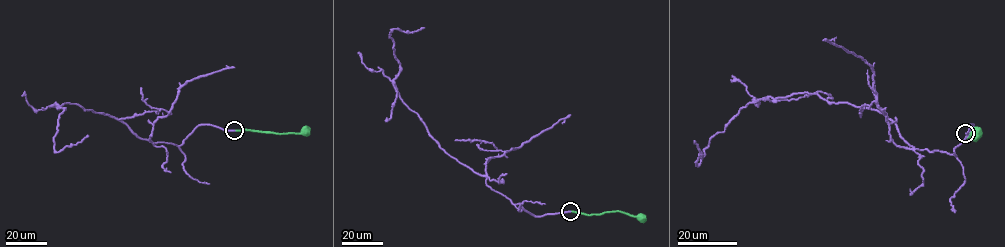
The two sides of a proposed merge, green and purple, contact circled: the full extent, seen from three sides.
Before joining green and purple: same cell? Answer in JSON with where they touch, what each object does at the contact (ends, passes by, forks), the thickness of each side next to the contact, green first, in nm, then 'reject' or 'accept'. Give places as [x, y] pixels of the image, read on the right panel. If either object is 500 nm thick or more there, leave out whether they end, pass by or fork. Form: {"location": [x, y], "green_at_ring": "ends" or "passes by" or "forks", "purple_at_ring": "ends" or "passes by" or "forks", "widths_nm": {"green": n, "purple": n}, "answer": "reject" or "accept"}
{"location": [965, 133], "green_at_ring": "ends", "purple_at_ring": "ends", "widths_nm": {"green": 280, "purple": 280}, "answer": "reject"}

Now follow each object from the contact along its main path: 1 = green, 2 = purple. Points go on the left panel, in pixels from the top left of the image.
1: (234, 131), (306, 132)
2: (234, 130), (199, 125), (180, 145), (155, 143), (107, 114), (59, 106), (54, 149), (88, 135)

